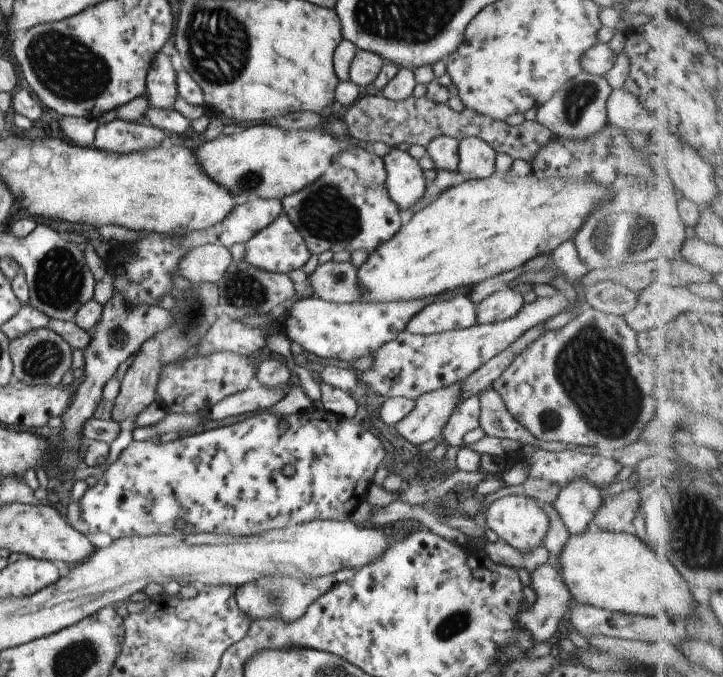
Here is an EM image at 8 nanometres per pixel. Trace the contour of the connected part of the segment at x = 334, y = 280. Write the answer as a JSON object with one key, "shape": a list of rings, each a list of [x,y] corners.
{"shape":[[[331,259],[318,263],[315,270],[307,276],[314,296],[333,302],[358,302],[359,287],[357,276],[359,269],[349,260],[343,262]]]}

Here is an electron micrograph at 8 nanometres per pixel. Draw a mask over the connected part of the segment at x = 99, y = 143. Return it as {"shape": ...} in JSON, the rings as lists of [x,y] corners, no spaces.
{"shape":[[[113,121],[99,125],[95,130],[94,147],[106,153],[131,153],[160,147],[166,131],[142,121]]]}

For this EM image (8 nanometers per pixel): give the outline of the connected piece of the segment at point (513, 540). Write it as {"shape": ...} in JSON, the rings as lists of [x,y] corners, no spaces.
{"shape":[[[507,495],[493,500],[486,511],[486,527],[498,534],[500,540],[517,548],[523,553],[528,549],[535,549],[544,540],[550,527],[548,516],[540,503],[529,496]]]}

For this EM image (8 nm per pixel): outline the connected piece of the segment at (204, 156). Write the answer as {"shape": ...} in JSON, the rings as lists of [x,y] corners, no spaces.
{"shape":[[[256,124],[240,127],[229,135],[206,141],[195,148],[203,171],[218,186],[228,189],[236,205],[250,202],[256,196],[281,199],[312,184],[342,150],[340,143],[322,130],[284,130],[276,125]]]}

